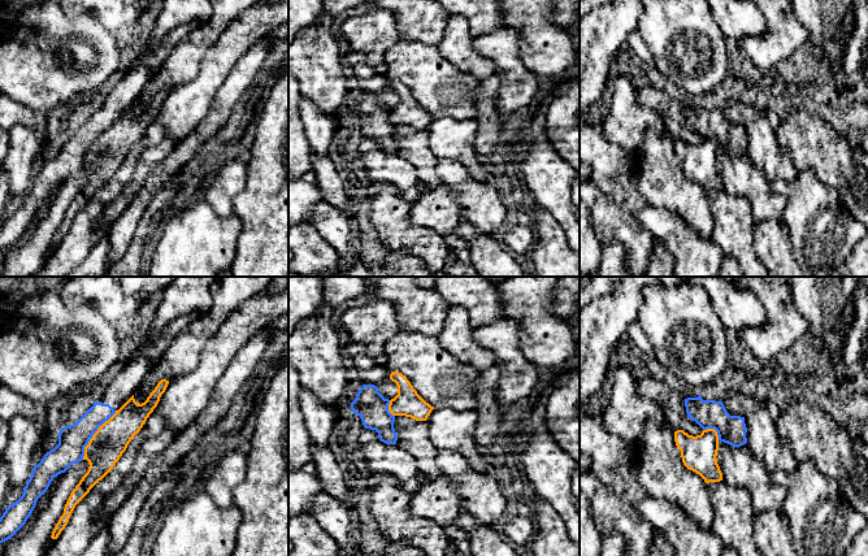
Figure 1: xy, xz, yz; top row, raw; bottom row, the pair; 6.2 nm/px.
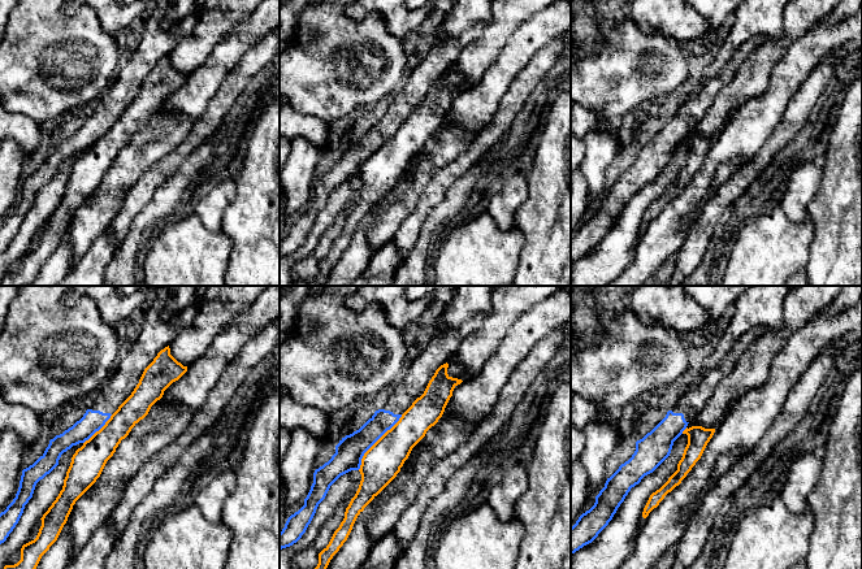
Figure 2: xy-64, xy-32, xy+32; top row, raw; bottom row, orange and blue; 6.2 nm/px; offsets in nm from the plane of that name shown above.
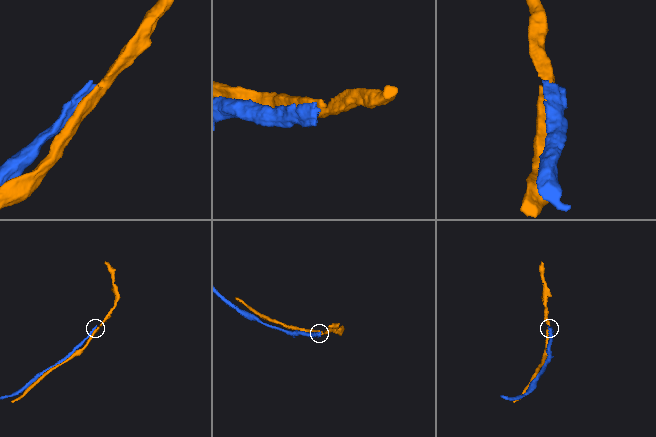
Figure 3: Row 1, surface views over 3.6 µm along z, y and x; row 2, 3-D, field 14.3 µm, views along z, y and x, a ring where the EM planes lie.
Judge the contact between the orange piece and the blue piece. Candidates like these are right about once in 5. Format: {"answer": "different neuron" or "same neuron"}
{"answer": "different neuron"}

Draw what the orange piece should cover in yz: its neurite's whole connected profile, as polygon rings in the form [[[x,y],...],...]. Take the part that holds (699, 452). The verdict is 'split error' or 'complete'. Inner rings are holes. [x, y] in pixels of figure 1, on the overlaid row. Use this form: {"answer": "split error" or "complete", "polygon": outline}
{"answer": "complete", "polygon": [[[715,429],[703,430],[696,436],[677,430],[674,431],[674,442],[687,469],[699,474],[706,483],[722,481],[722,473],[716,459],[719,435]]]}

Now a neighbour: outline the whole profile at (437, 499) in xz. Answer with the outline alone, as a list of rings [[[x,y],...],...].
[[[447,475],[429,479],[412,494],[408,512],[420,518],[429,518],[438,524],[450,540],[468,540],[469,534],[457,526],[463,514],[459,492]]]

